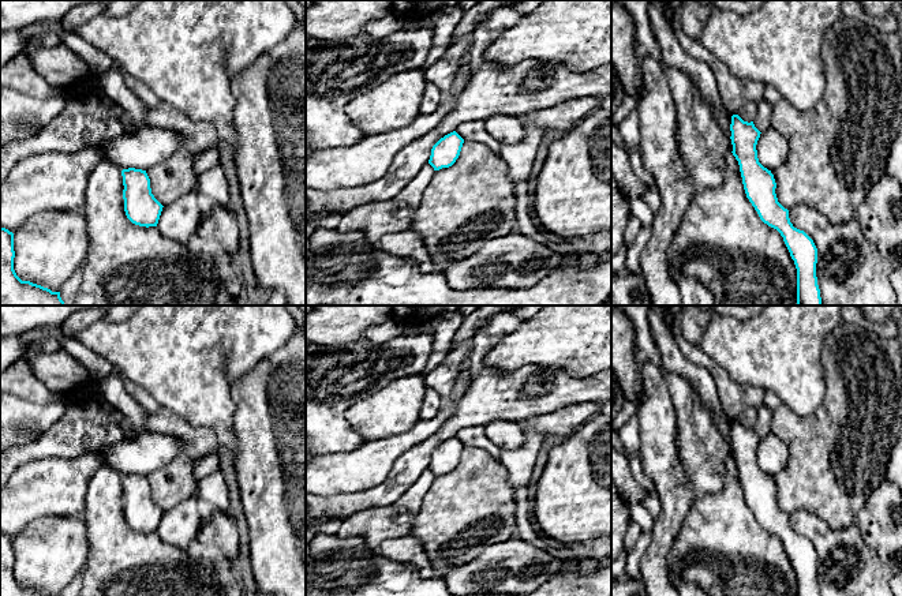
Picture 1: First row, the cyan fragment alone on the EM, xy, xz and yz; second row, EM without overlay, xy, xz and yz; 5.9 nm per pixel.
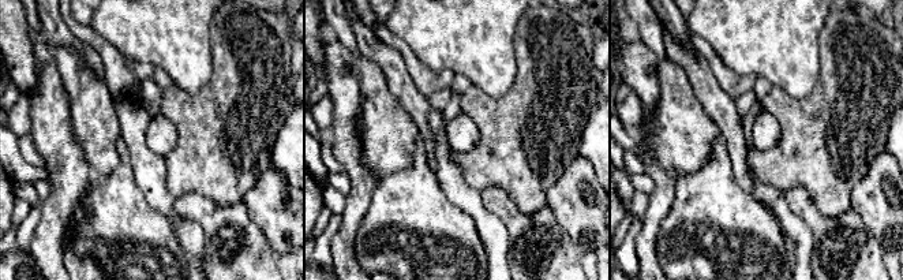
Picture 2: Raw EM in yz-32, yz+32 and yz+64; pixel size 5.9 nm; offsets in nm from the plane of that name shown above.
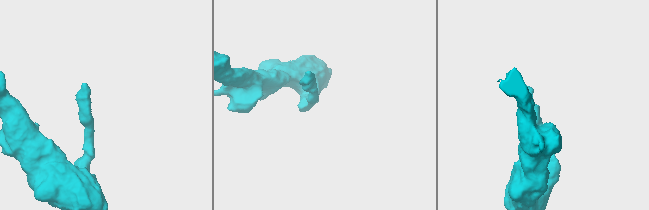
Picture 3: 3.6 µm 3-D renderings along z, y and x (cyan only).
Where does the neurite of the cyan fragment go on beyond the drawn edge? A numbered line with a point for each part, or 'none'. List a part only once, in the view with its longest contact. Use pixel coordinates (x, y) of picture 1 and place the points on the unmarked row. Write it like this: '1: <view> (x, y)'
none

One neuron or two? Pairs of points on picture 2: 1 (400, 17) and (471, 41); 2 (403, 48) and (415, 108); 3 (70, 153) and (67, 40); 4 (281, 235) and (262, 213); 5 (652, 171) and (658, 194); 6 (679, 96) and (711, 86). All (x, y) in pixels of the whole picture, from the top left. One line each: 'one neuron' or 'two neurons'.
1: one neuron
2: two neurons
3: two neurons
4: one neuron
5: one neuron
6: two neurons

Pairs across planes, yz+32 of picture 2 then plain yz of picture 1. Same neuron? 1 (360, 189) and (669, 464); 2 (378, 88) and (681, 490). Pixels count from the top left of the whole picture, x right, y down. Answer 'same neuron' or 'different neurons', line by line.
1: same neuron
2: different neurons

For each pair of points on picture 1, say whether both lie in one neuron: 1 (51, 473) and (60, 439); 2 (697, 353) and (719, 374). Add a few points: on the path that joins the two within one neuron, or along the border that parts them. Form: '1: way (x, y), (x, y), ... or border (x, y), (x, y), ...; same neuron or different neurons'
1: border (88, 450), (74, 457), (44, 457), (25, 464); different neurons
2: way (703, 359), (714, 370); same neuron

